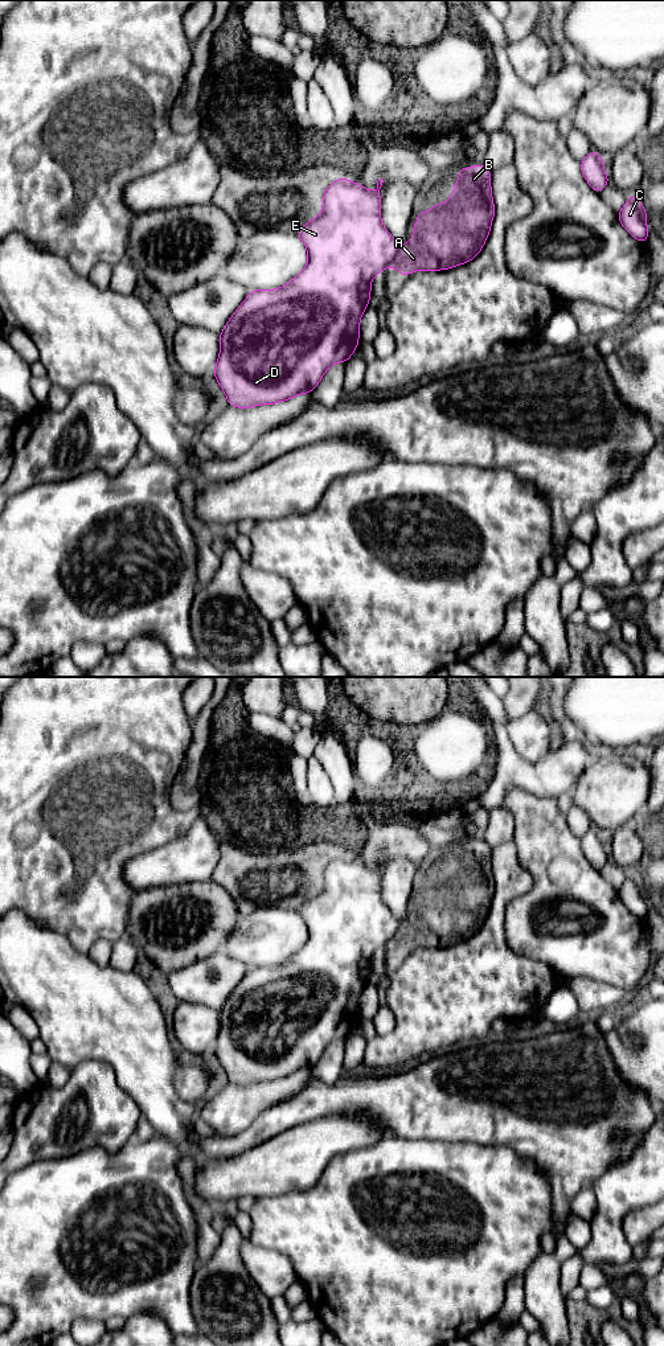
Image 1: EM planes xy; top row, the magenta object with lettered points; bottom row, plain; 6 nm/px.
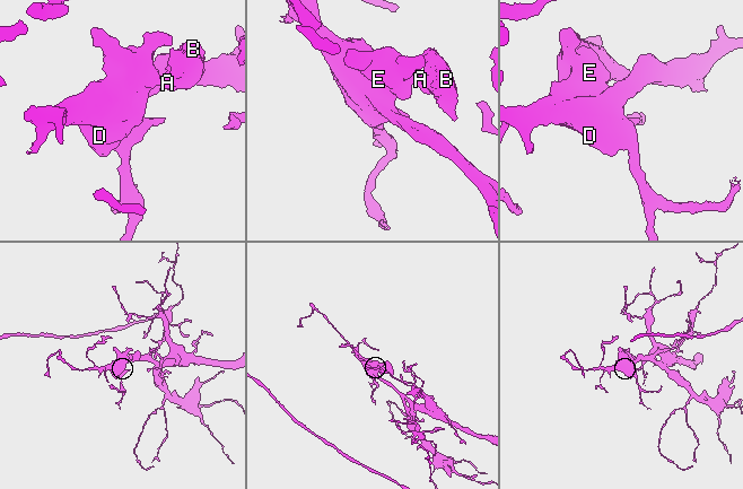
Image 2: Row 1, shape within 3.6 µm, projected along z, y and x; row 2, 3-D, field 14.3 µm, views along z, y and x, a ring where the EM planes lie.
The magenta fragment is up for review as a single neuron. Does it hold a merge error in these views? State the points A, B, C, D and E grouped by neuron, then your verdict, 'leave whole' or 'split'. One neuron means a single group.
groups A B / C D E; split

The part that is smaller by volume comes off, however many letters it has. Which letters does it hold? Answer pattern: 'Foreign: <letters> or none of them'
Foreign: A, B

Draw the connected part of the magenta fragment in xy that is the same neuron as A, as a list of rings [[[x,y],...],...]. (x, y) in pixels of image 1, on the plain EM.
[[[476,841],[472,845],[459,845],[460,854],[447,879],[434,882],[427,890],[421,889],[414,900],[413,916],[401,923],[398,952],[419,947],[438,948],[456,944],[472,937],[483,926],[495,894],[495,881],[488,844]]]

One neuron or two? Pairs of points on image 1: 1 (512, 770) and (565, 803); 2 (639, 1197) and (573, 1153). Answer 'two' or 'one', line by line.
1: two
2: two

